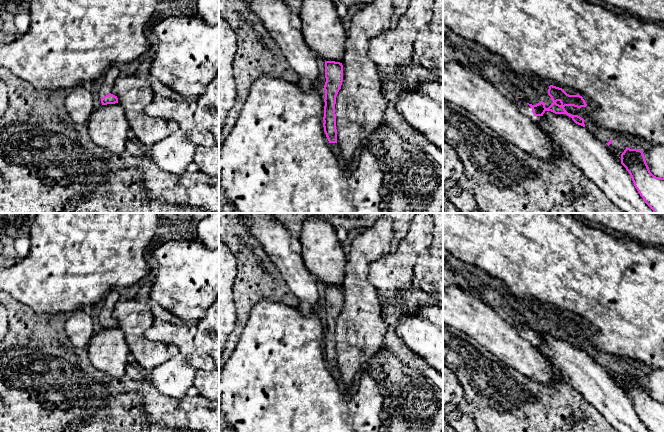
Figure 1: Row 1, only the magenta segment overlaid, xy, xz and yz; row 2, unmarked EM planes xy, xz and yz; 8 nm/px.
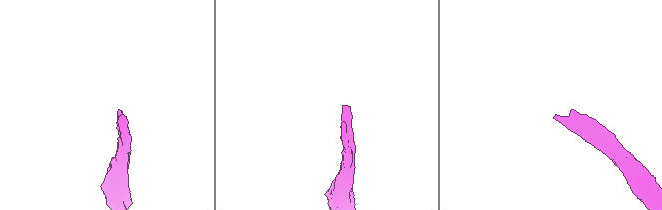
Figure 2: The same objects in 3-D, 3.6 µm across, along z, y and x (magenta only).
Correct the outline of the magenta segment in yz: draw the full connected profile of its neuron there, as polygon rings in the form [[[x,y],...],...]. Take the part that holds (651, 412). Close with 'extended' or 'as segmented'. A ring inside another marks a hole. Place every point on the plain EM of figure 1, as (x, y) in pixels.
[[[626,371],[621,388],[629,396],[635,412],[650,432],[664,432],[664,401],[654,400],[641,374]]] | as segmented

